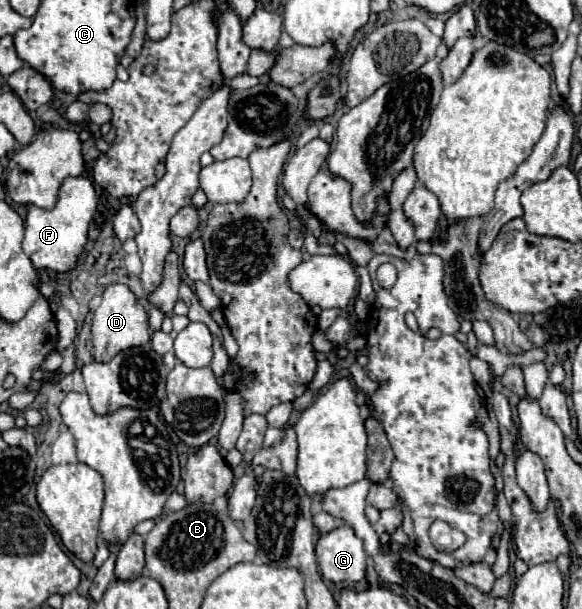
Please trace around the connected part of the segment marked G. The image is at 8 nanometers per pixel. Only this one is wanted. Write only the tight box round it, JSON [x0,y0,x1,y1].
[317,526,367,582]

